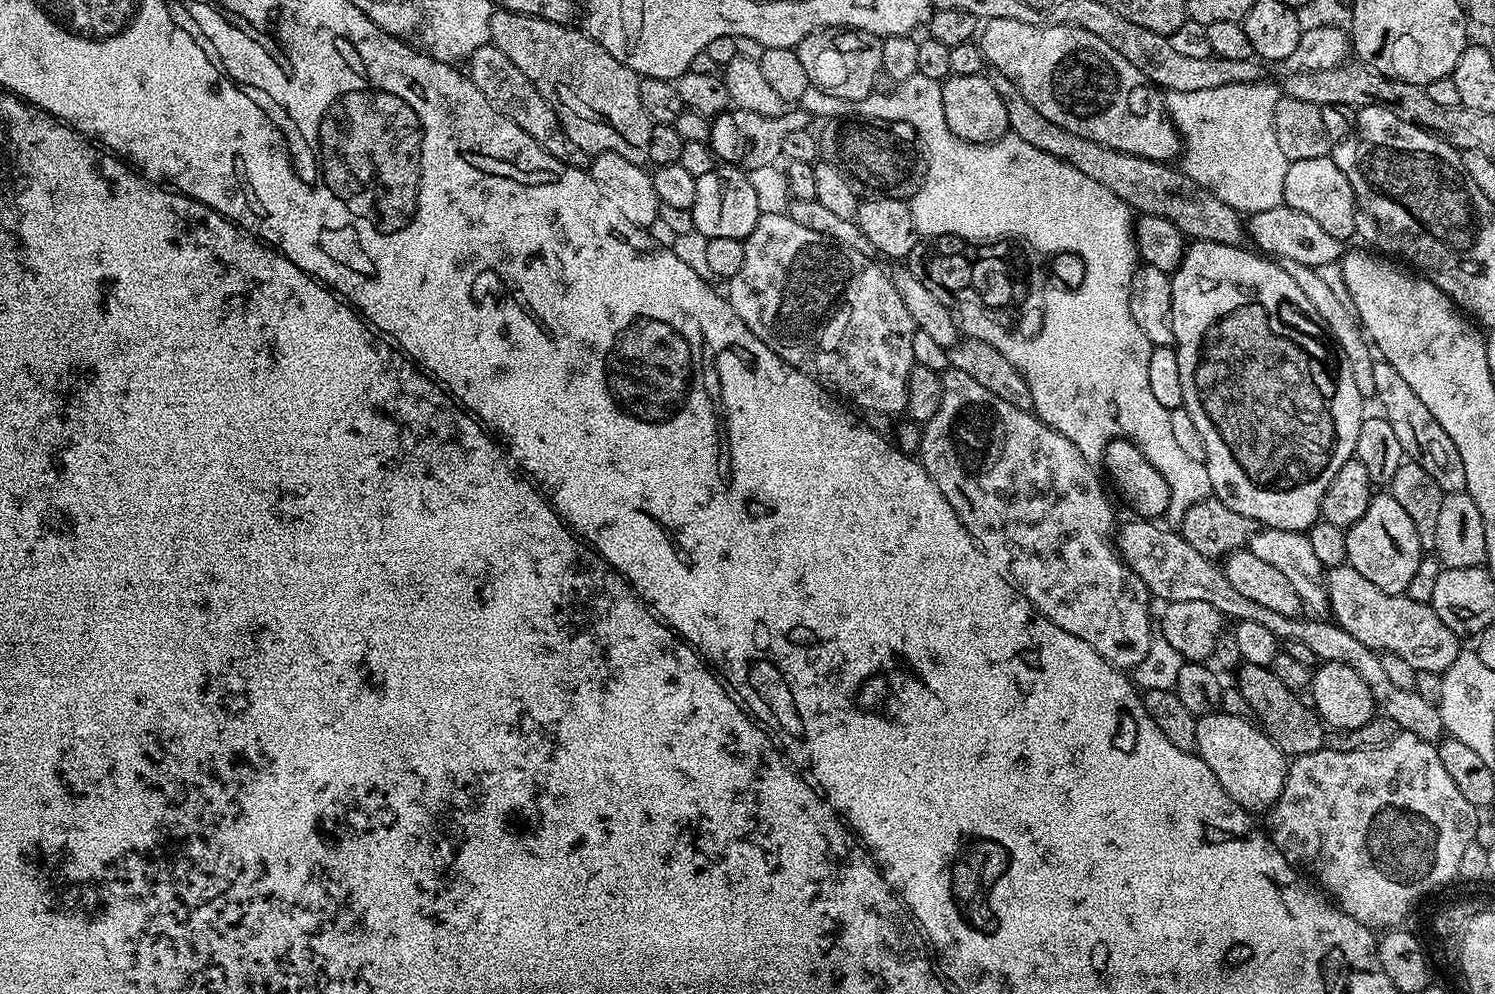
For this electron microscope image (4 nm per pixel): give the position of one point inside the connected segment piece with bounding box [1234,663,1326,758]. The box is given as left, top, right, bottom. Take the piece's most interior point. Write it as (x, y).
(1298, 731)

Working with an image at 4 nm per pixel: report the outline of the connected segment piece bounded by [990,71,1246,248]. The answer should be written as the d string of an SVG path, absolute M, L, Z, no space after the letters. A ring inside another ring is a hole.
M993 71L990 79L994 90L998 90L998 95L1006 106L1006 118L1011 135L1022 138L1022 142L1030 142L1030 146L1035 146L1038 150L1054 154L1059 160L1064 160L1078 170L1082 170L1082 174L1086 174L1088 178L1102 182L1102 186L1106 186L1118 198L1122 198L1122 202L1126 202L1129 208L1137 213L1166 218L1166 222L1174 222L1174 226L1178 226L1178 230L1182 230L1185 237L1192 240L1218 242L1235 248L1239 248L1245 243L1246 224L1241 213L1232 209L1226 202L1222 202L1222 199L1216 197L1210 190L1204 189L1202 185L1199 185L1194 178L1188 177L1179 167L1163 160L1151 160L1145 156L1135 156L1134 154L1119 152L1113 148L1104 148L1098 142L1090 142L1090 138L1070 134L1070 130L1062 130L1062 126L1058 126L1058 122L1050 122L1050 118L1038 114L1038 110L1034 110L1034 106L1030 106L1030 102L1026 102L1022 90L1018 90L1018 86L1014 86L1014 82L1010 82L1010 78L1006 78L1006 74Z

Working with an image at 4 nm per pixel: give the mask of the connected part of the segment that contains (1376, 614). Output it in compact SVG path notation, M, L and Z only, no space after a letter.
M1347 566L1327 569L1326 579L1331 619L1340 624L1346 634L1354 634L1358 642L1380 652L1393 652L1398 654L1398 658L1406 658L1417 672L1443 674L1454 658L1458 658L1462 650L1461 637L1452 632L1442 618L1438 618L1431 604L1414 602L1407 594L1386 594L1378 590L1374 582L1362 578L1358 570Z

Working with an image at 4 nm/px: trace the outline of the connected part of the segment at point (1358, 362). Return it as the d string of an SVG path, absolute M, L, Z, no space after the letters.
M1283 261L1282 266L1298 286L1302 286L1302 294L1306 294L1306 299L1310 301L1310 306L1314 314L1324 324L1328 335L1332 337L1340 353L1344 355L1344 361L1350 366L1350 371L1354 374L1354 383L1358 385L1358 394L1362 398L1375 397L1374 390L1374 348L1370 343L1365 331L1360 327L1360 321L1353 309L1346 302L1342 302L1332 291L1326 287L1326 282L1318 278L1315 268L1302 266L1302 262Z

